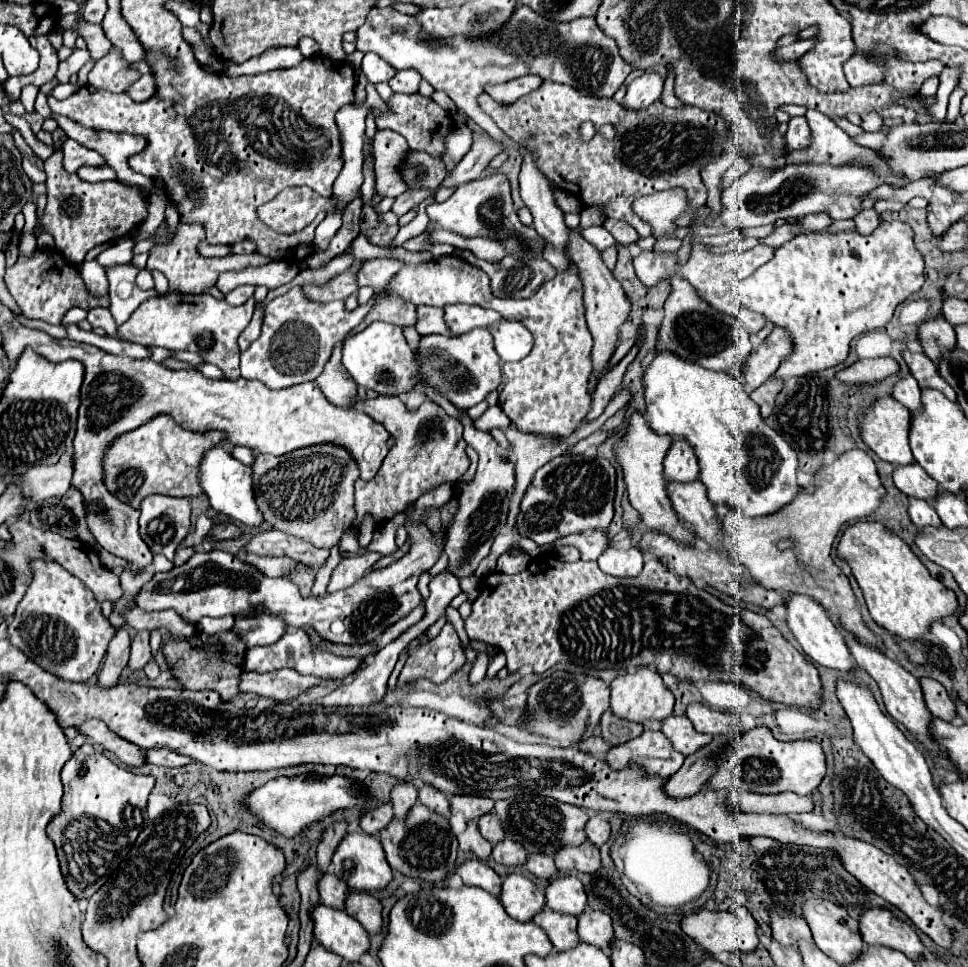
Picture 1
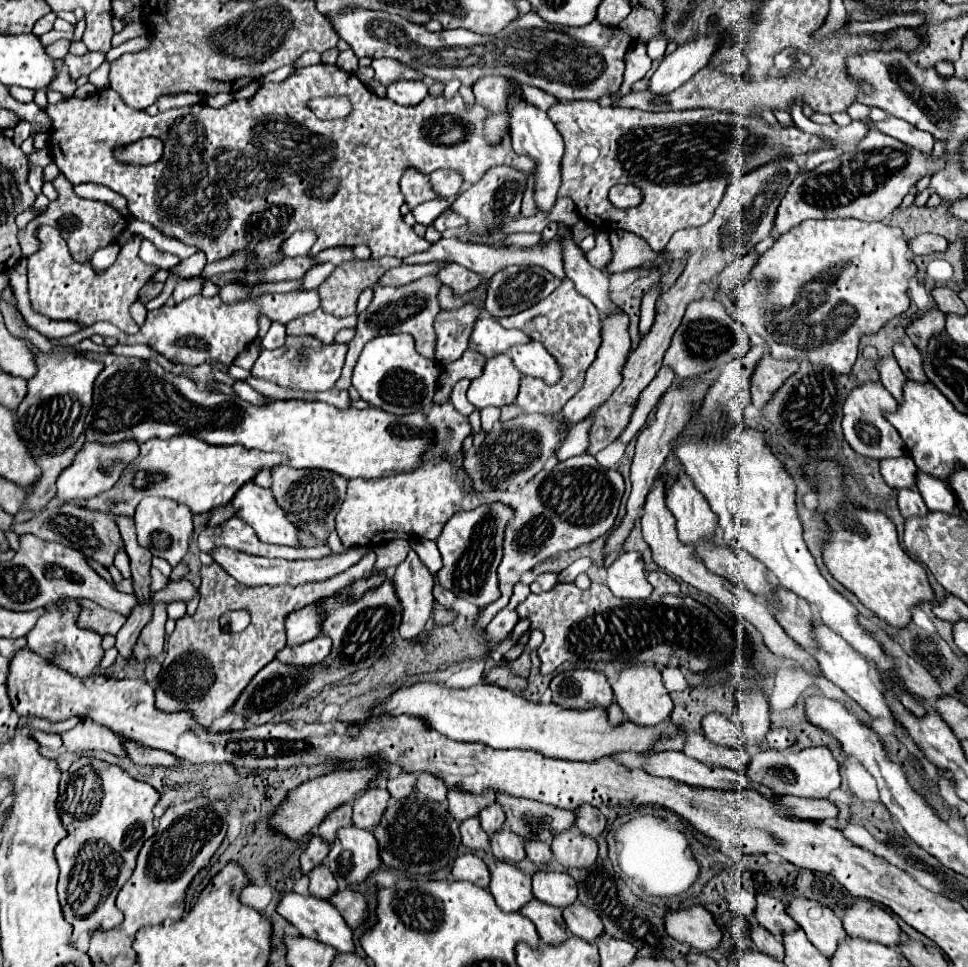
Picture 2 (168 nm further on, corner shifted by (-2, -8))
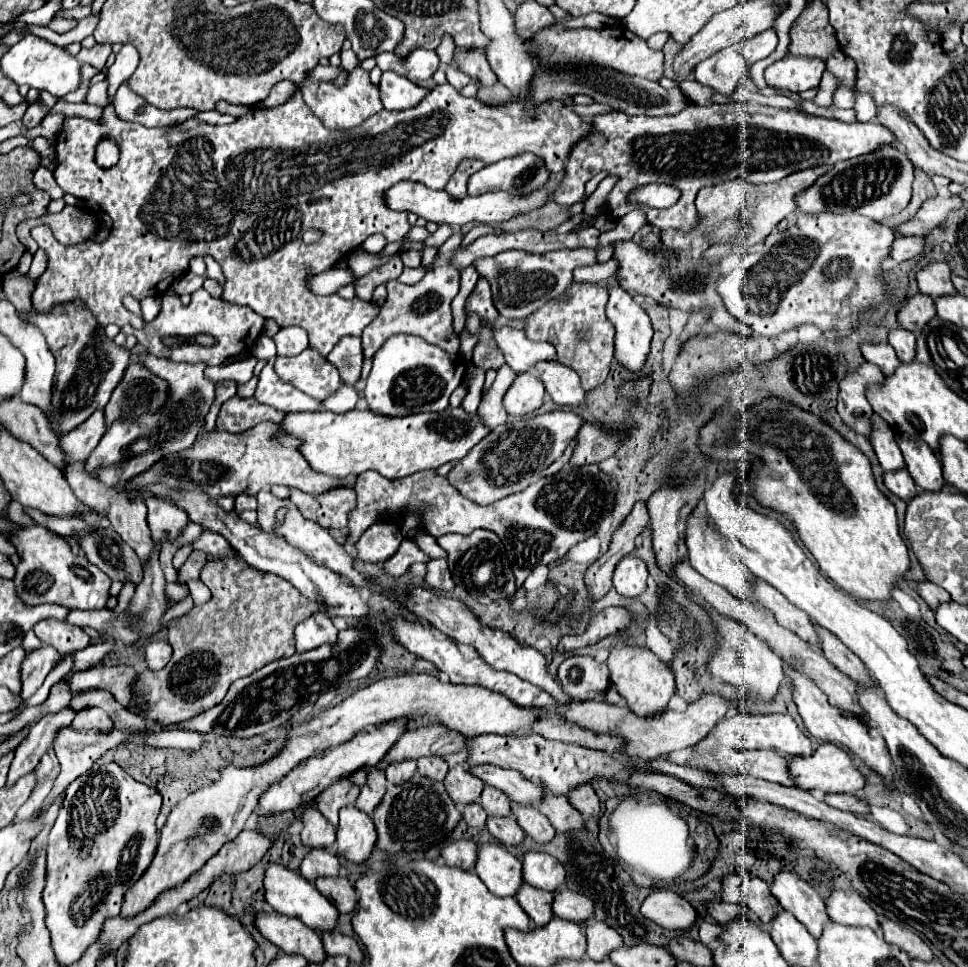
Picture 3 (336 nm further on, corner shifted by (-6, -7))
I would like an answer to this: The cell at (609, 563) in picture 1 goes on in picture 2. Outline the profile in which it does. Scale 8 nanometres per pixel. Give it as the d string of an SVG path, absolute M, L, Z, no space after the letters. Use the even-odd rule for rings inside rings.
M624 552L608 568L606 584L618 598L638 600L638 598L648 598L652 594L652 586L646 580L642 556L638 552Z

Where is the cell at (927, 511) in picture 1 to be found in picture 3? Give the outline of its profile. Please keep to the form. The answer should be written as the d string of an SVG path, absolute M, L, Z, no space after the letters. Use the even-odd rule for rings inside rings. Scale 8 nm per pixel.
M890 471L890 473L884 473L884 485L896 495L900 497L902 501L910 501L916 497L918 489L916 489L916 483L914 479L910 479L908 471Z

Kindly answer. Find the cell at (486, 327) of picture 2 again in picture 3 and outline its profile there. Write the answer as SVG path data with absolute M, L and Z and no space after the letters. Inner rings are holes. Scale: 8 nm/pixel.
M500 325L494 329L494 341L498 349L504 353L506 363L516 371L528 371L532 363L552 359L556 361L556 351L546 341L532 341L520 329L512 329L508 325Z

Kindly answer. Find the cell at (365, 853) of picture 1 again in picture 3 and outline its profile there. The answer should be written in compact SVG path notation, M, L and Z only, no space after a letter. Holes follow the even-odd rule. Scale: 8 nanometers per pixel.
M344 807L340 811L340 825L336 831L336 855L348 863L362 865L374 851L376 829L370 815L356 811L354 807Z

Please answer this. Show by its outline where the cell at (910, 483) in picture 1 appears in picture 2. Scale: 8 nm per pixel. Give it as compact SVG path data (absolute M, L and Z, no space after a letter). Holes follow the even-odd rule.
M910 456L880 460L880 472L882 472L882 478L892 488L914 488L916 486L916 464Z

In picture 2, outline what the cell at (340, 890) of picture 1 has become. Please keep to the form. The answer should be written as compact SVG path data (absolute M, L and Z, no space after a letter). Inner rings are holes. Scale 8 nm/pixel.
M320 864L316 868L312 868L308 872L308 878L310 878L310 894L316 896L316 898L324 898L328 900L336 890L336 878L332 876L332 872L328 872L328 866L326 864Z

